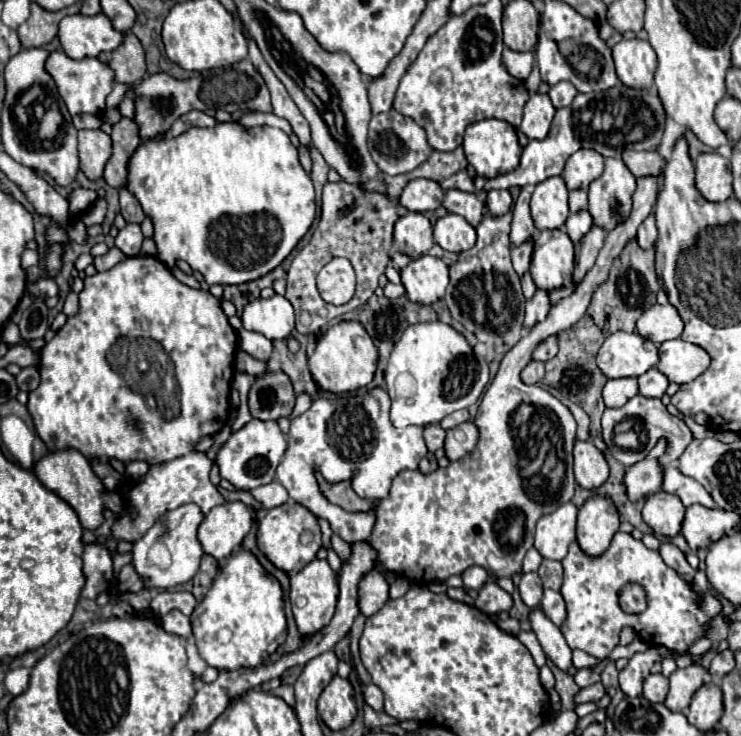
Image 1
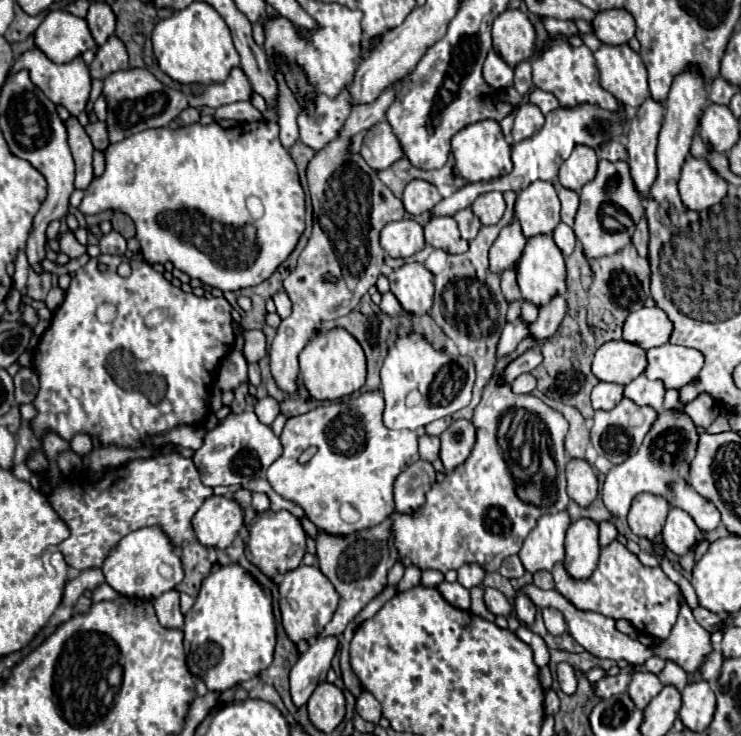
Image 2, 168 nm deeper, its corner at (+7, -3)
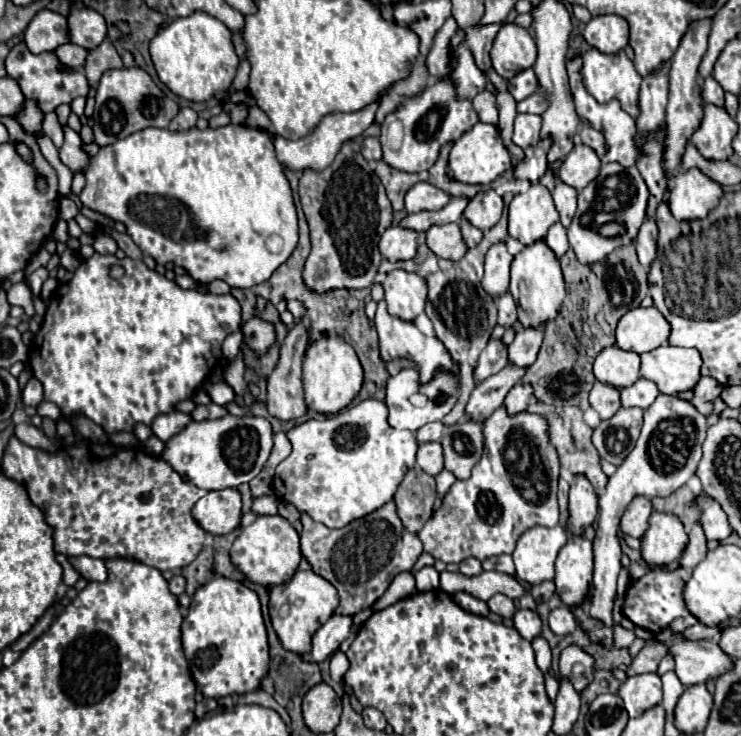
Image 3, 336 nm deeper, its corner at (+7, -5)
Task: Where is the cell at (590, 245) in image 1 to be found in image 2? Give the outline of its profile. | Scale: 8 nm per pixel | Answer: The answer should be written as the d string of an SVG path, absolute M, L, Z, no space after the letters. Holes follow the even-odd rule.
M556 296L550 304L540 308L538 320L528 324L530 338L534 338L536 342L548 340L558 330L560 322L564 318L564 312L566 312L566 300L564 300L564 296Z

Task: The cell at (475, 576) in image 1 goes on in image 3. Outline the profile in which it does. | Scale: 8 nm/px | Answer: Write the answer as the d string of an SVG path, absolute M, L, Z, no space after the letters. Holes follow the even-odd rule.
M468 558L468 560L460 562L460 574L468 576L468 578L472 578L472 576L476 576L476 574L482 574L482 564L480 564L480 560Z

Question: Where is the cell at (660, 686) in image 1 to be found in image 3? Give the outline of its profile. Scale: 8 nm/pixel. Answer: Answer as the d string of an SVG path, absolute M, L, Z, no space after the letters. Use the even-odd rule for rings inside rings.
M640 674L628 678L620 686L620 698L630 714L630 718L640 716L644 710L662 702L662 686L658 674Z

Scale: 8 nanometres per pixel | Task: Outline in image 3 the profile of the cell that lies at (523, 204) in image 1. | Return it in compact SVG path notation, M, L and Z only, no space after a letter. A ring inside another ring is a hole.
M498 242L490 246L484 262L484 278L482 286L488 294L494 298L506 294L508 284L510 284L510 264L512 264L512 254L508 252L504 242Z

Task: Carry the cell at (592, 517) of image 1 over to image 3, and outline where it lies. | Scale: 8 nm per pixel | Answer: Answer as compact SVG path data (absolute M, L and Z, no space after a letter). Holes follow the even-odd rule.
M572 536L556 558L556 592L566 606L584 602L592 582L592 542L584 536Z

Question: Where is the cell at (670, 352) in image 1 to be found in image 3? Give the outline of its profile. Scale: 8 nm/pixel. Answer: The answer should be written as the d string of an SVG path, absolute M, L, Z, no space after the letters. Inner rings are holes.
M662 344L642 354L640 374L656 382L662 394L678 394L696 386L700 380L700 366L702 358L698 350Z

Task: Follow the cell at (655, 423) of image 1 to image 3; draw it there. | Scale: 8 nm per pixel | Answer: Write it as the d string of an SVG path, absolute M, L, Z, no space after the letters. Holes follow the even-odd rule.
M620 408L612 418L602 420L594 428L592 442L600 458L620 466L624 458L634 448L642 428L642 410L640 408Z

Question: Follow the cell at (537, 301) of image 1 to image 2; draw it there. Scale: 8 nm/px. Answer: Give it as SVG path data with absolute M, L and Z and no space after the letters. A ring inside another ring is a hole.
M520 318L506 324L502 330L502 336L498 340L498 346L496 346L496 360L502 362L508 354L512 354L516 350L520 340L524 340L526 336L528 336L528 324L522 322Z

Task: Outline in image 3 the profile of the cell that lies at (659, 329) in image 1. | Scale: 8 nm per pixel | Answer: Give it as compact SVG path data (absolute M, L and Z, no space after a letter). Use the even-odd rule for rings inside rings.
M634 308L624 314L616 328L616 346L638 354L650 352L668 342L670 326L666 318L652 308Z

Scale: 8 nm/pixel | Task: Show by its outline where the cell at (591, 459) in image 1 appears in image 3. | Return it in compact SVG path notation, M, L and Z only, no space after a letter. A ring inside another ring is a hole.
M584 474L574 476L574 482L570 486L568 506L570 506L568 530L574 534L582 534L582 530L590 526L598 514L598 496L592 490L588 478L584 478Z

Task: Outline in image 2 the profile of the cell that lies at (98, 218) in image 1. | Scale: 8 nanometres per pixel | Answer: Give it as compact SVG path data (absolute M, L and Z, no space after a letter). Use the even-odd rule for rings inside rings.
M260 120L232 128L222 128L218 122L208 126L190 124L176 130L148 128L110 144L104 156L106 170L84 190L84 200L78 206L80 212L98 214L102 210L120 210L128 214L136 224L136 238L150 264L172 262L174 268L190 278L198 278L222 292L258 286L268 280L290 256L304 232L304 190L296 164L280 144L276 122ZM250 196L260 198L264 206L260 218L252 218L248 212L246 200Z

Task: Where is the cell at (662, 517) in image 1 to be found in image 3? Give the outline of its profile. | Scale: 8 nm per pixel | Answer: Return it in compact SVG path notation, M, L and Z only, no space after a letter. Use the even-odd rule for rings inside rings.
M636 496L628 504L628 508L620 520L620 530L632 538L642 538L648 530L648 522L650 522L652 512L654 512L652 502L646 496Z

